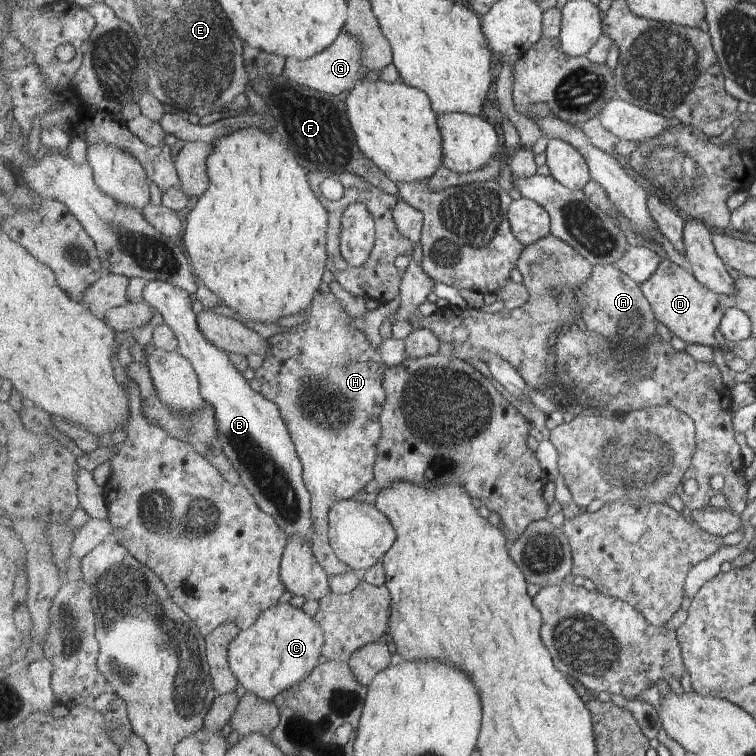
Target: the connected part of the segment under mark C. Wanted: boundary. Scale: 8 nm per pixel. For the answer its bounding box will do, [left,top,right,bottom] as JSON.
[228,602,326,701]

